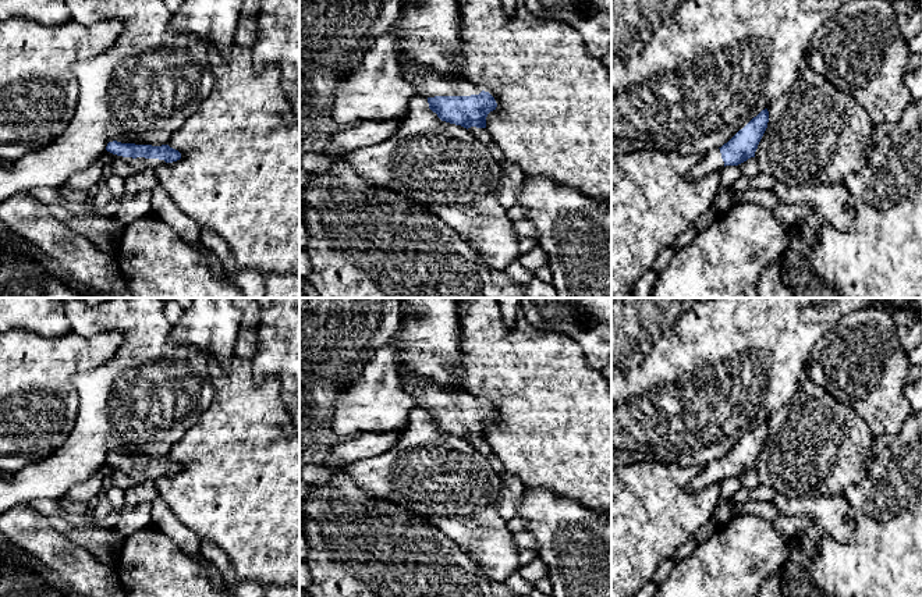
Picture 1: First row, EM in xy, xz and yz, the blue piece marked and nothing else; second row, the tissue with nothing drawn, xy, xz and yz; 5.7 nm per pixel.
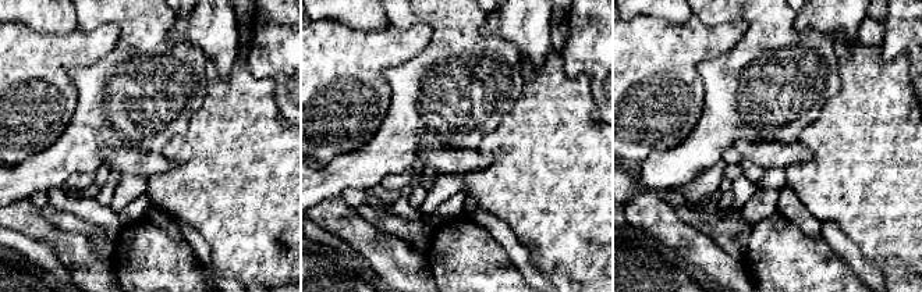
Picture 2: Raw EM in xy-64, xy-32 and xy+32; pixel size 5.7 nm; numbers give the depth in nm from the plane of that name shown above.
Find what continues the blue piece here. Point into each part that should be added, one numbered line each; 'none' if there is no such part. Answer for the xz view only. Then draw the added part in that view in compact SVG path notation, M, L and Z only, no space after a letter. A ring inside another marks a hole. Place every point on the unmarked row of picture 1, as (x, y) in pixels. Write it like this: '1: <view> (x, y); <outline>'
1: xz (431, 395); M401 372L405 379L407 391L415 401L426 408L471 408L479 406L480 399L467 388L451 388L430 383L412 372Z

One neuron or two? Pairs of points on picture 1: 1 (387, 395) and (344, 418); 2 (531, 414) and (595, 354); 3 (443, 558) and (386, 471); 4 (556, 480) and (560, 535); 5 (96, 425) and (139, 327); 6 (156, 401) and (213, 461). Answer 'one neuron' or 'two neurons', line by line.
1: one neuron
2: two neurons
3: two neurons
4: two neurons
5: one neuron
6: two neurons

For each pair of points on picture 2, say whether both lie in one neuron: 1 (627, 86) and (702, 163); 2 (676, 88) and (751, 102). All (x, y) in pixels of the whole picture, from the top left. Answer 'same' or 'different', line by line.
1: different
2: different

